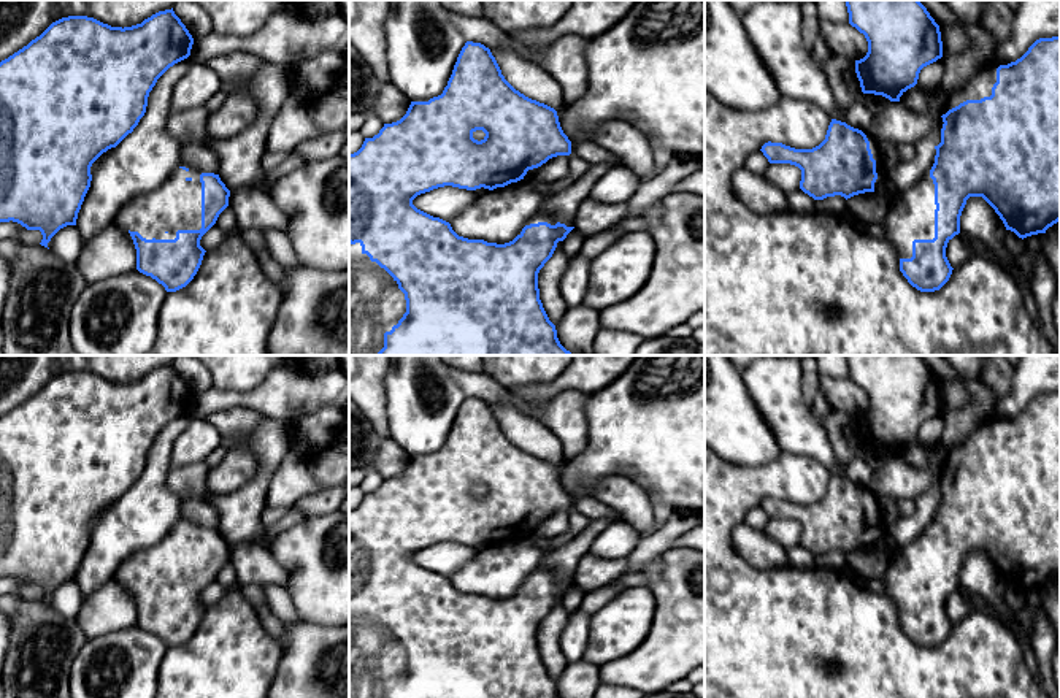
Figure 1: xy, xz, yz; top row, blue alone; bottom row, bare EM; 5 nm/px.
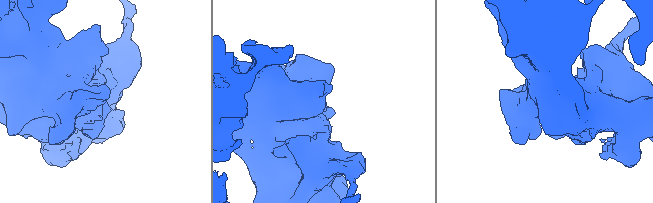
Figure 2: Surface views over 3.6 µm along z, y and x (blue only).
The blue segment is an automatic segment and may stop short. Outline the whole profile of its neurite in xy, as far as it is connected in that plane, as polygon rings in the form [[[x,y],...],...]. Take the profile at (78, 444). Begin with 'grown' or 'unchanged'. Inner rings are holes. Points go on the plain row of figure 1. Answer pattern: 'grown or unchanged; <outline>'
unchanged; [[[173,363],[159,366],[141,379],[132,382],[111,382],[94,373],[68,371],[52,378],[40,392],[27,401],[0,417],[0,577],[17,577],[27,585],[40,585],[43,590],[41,601],[48,603],[51,593],[67,581],[76,581],[78,568],[90,543],[92,519],[108,504],[116,503],[146,468],[148,452],[157,435],[175,419],[187,414],[194,393],[175,370]]]

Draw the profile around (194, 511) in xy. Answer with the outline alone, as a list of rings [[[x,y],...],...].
[[[181,498],[178,500],[181,522],[189,525],[198,525],[202,528],[219,528],[219,514],[205,500],[200,498]]]

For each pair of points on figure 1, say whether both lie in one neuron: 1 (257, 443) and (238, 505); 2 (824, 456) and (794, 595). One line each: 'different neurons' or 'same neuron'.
1: same neuron
2: different neurons

